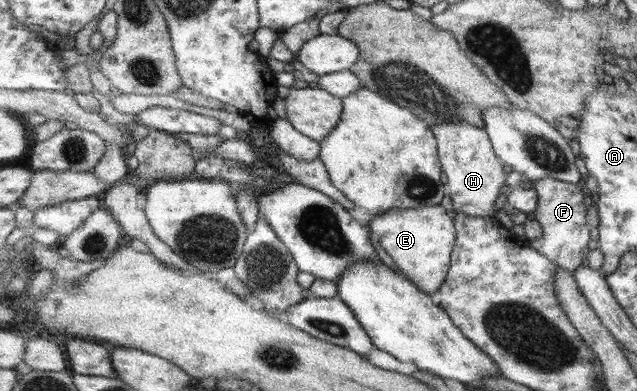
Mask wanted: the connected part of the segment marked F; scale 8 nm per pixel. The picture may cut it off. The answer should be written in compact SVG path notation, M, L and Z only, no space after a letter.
M543 178L535 181L535 184L540 196L540 206L532 216L543 226L543 237L529 242L540 254L573 274L579 266L588 262L587 257L584 257L584 250L591 247L596 236L594 228L588 224L586 194L578 184L557 178Z

